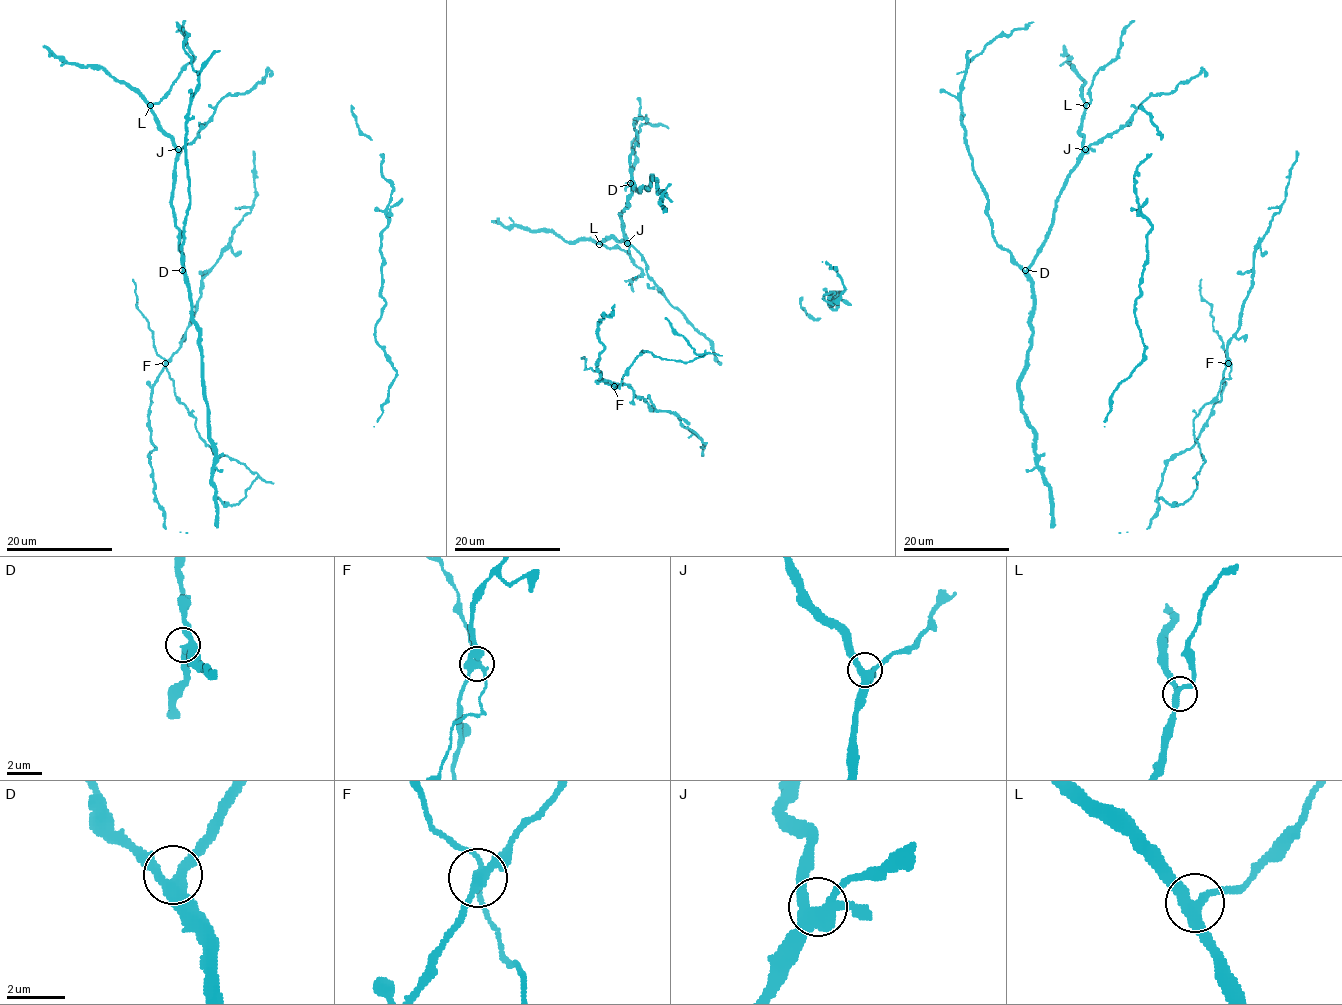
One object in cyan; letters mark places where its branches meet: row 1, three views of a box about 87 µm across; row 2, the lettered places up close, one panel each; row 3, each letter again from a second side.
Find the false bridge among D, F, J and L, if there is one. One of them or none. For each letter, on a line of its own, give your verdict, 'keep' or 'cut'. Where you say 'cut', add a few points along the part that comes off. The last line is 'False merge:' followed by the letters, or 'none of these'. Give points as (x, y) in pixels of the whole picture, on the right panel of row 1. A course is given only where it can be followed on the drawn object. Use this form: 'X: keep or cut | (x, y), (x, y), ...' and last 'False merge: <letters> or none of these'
D: keep
F: cut | (1229, 363), (1230, 377), (1194, 419), (1194, 437), (1205, 460), (1197, 489), (1182, 504), (1170, 505), (1160, 497)
J: keep
L: keep
False merge: F

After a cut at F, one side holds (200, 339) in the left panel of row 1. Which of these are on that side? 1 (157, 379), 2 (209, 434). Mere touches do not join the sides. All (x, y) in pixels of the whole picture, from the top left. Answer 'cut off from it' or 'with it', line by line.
1: with it
2: with it

